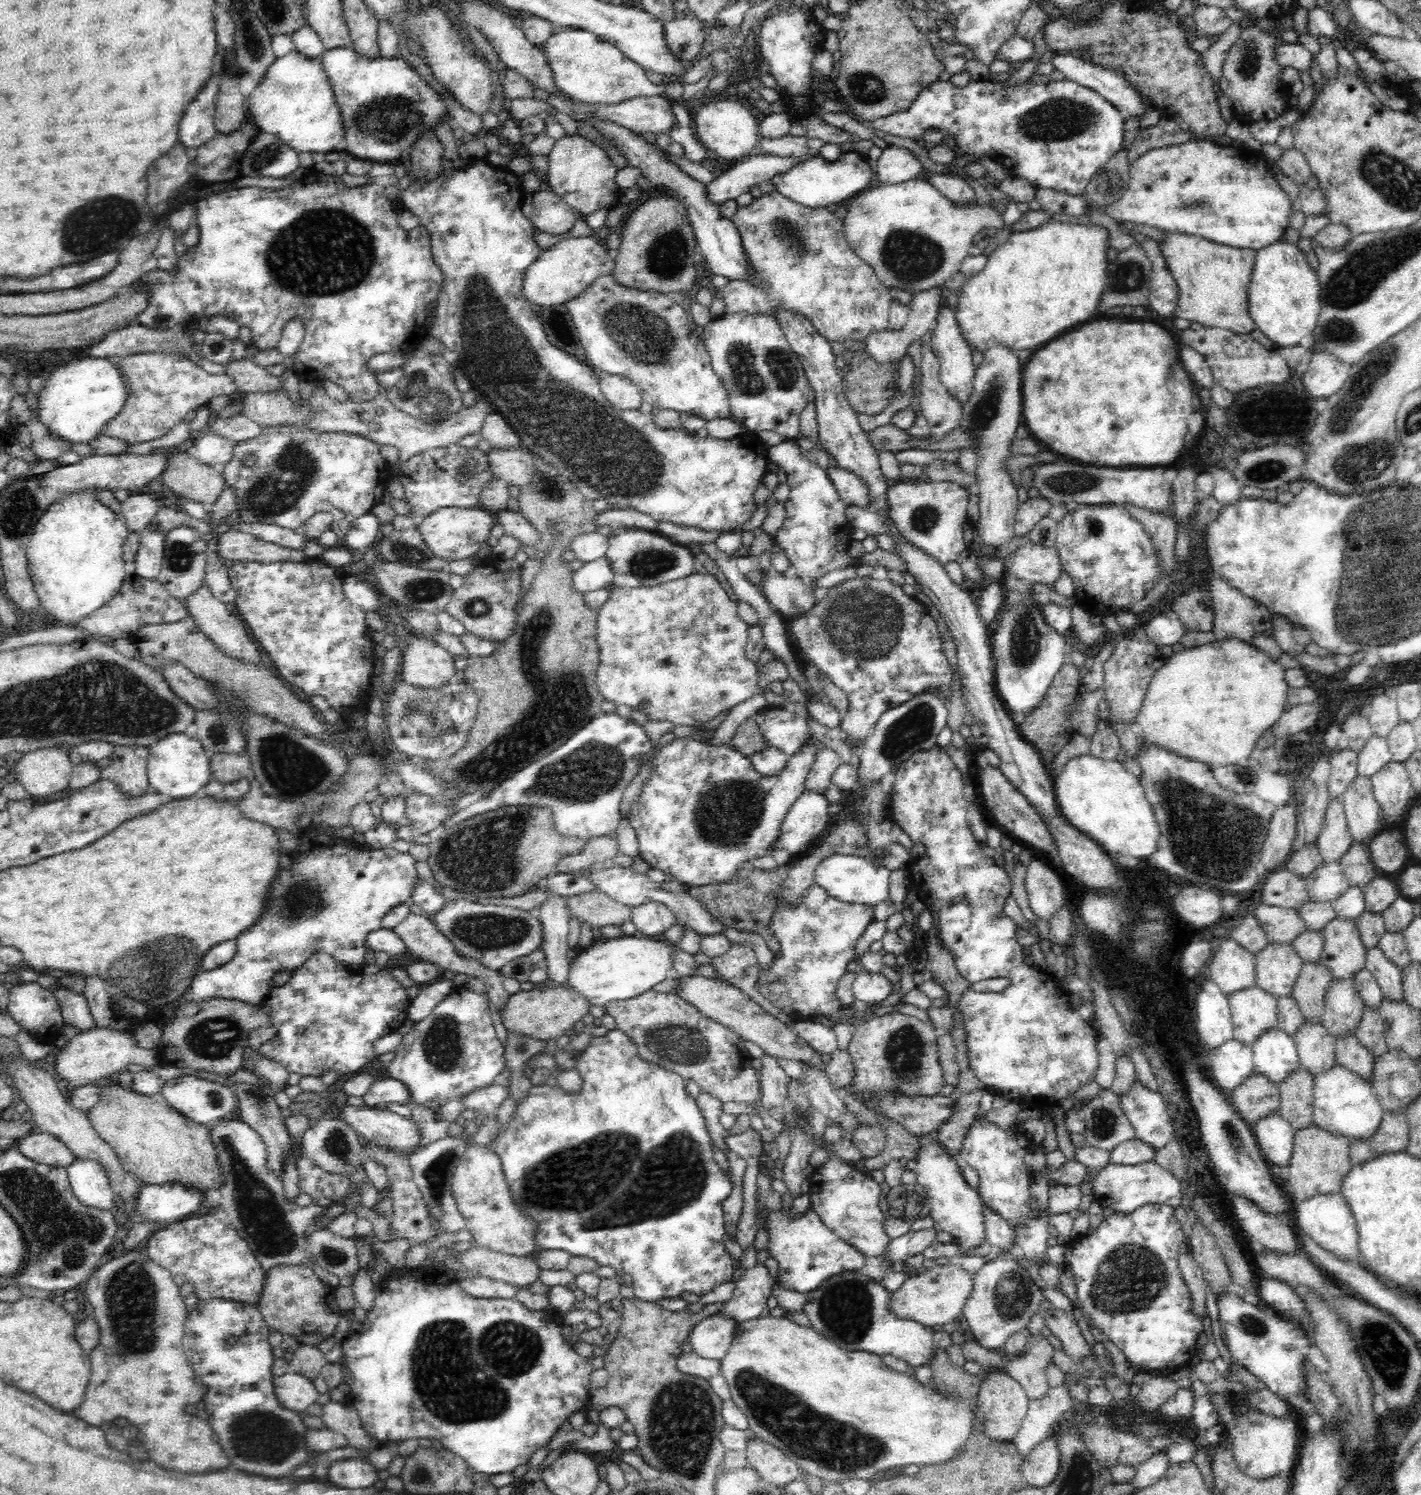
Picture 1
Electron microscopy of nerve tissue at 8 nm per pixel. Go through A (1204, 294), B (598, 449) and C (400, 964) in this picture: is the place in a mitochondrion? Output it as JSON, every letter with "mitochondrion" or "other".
{"A":"other","B":"mitochondrion","C":"other"}

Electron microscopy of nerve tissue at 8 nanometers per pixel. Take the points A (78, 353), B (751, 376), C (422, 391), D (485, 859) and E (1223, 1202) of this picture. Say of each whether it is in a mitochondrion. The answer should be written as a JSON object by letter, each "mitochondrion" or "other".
{"A":"other","B":"mitochondrion","C":"mitochondrion","D":"mitochondrion","E":"other"}

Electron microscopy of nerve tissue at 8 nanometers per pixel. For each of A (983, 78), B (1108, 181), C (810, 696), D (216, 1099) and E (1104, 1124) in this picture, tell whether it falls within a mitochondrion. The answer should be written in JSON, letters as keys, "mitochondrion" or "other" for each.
{"A":"other","B":"mitochondrion","C":"other","D":"mitochondrion","E":"mitochondrion"}

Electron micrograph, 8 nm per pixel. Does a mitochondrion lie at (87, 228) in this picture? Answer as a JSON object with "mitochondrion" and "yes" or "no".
{"mitochondrion":"yes"}

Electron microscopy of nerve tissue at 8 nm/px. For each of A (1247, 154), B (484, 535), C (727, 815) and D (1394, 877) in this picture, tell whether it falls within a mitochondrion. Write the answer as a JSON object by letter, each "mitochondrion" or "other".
{"A":"other","B":"other","C":"mitochondrion","D":"other"}

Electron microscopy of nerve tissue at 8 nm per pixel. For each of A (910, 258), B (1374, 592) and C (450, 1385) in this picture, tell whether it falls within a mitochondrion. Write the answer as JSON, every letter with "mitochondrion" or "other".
{"A":"mitochondrion","B":"mitochondrion","C":"mitochondrion"}

